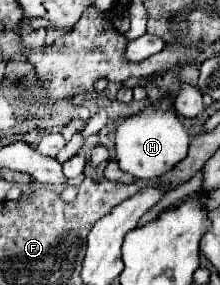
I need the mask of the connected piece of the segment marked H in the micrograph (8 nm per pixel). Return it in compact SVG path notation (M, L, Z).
M163 97L157 105L143 109L139 115L125 119L115 133L115 159L121 171L135 179L153 179L171 171L179 161L185 159L189 149L189 133L175 115L173 105L165 107L169 97Z

